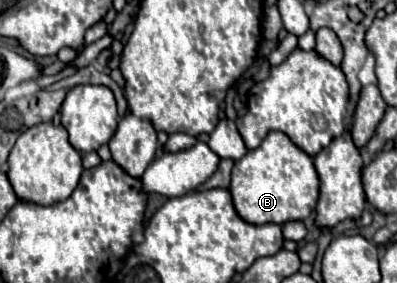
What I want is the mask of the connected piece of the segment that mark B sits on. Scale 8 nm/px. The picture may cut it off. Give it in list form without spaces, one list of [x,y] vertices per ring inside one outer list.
[[[270,131],[260,147],[250,149],[234,163],[230,193],[244,221],[252,225],[282,225],[286,221],[302,221],[312,213],[320,195],[320,179],[308,153],[304,153],[286,133]]]

